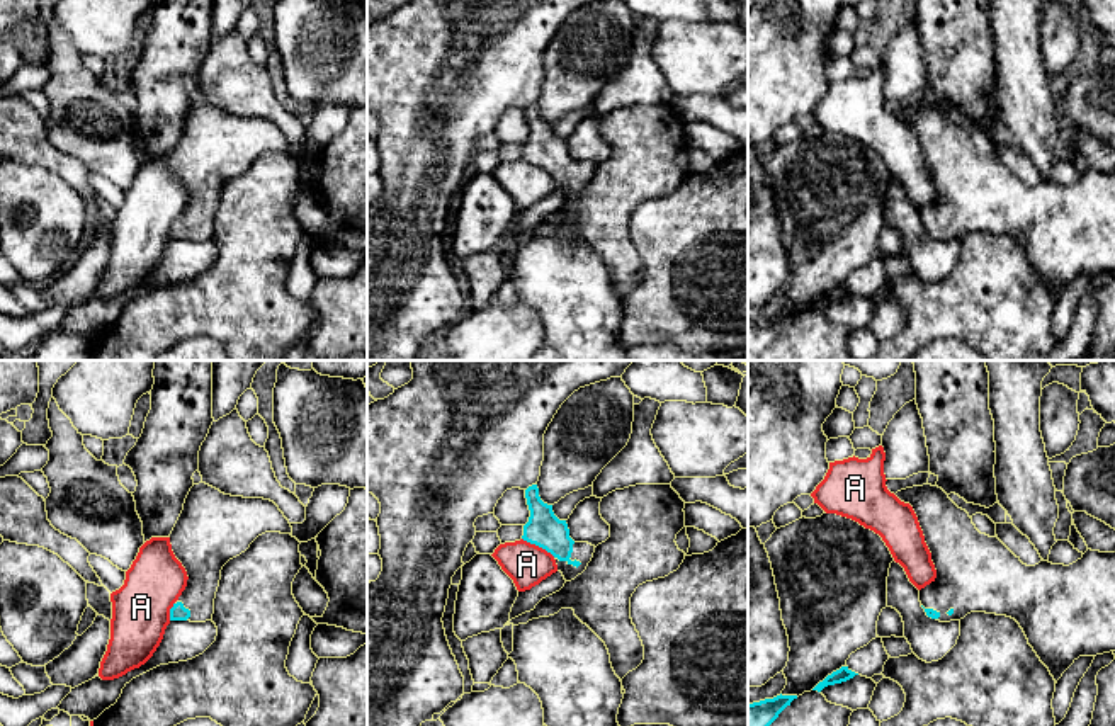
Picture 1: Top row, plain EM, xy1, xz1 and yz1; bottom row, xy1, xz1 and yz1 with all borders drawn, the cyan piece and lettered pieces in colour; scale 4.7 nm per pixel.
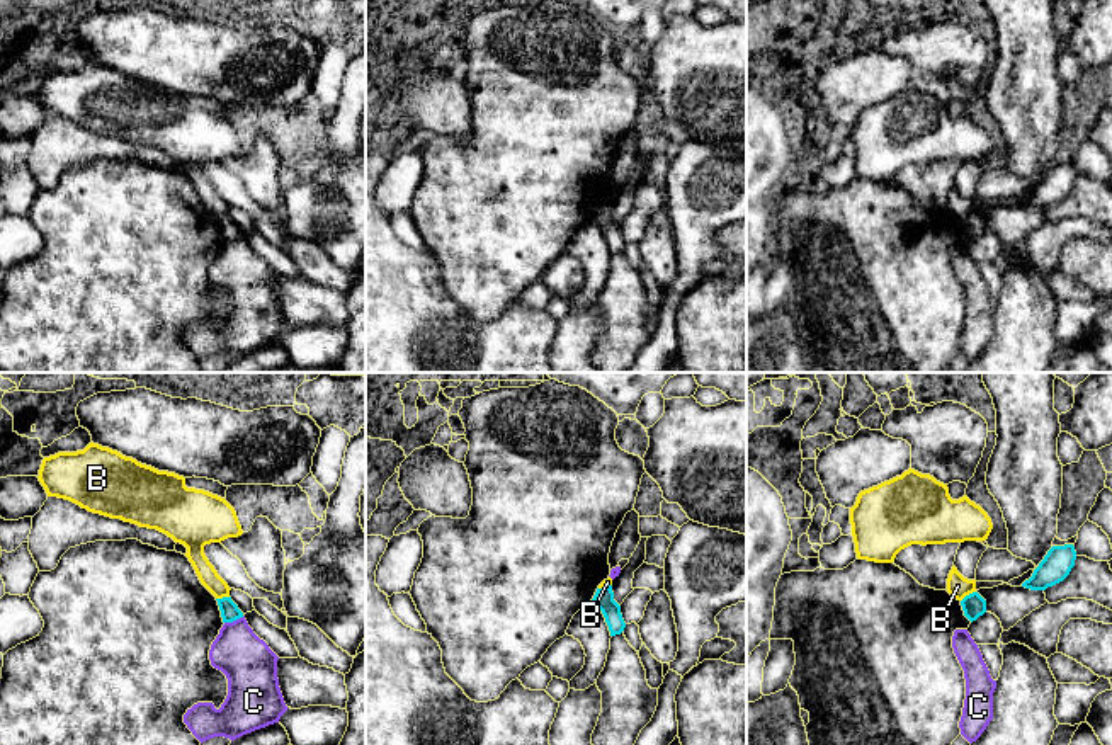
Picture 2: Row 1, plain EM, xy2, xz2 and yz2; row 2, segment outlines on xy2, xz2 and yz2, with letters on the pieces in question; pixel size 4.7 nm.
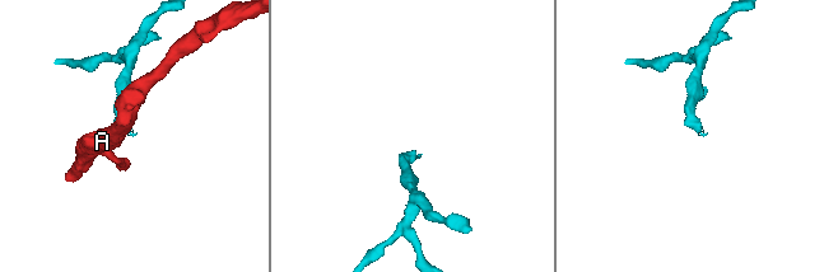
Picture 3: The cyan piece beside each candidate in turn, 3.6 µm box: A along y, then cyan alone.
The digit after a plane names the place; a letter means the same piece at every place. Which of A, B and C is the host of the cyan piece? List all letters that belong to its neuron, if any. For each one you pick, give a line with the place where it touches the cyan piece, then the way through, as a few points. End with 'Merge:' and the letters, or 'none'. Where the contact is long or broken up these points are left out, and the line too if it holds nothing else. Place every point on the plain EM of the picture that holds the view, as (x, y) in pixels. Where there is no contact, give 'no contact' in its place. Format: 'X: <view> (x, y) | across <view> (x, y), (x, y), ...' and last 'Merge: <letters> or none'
Merge: none

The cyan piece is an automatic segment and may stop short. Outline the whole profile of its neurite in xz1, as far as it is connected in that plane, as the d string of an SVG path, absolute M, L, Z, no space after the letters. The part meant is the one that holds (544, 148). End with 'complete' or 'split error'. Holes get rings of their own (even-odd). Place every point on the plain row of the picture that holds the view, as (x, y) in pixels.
M537 104L525 109L525 117L530 136L524 145L522 158L551 172L564 199L574 199L586 189L593 177L595 165L574 162L569 156L566 139L559 139L552 131L552 124L541 119Z | split error

